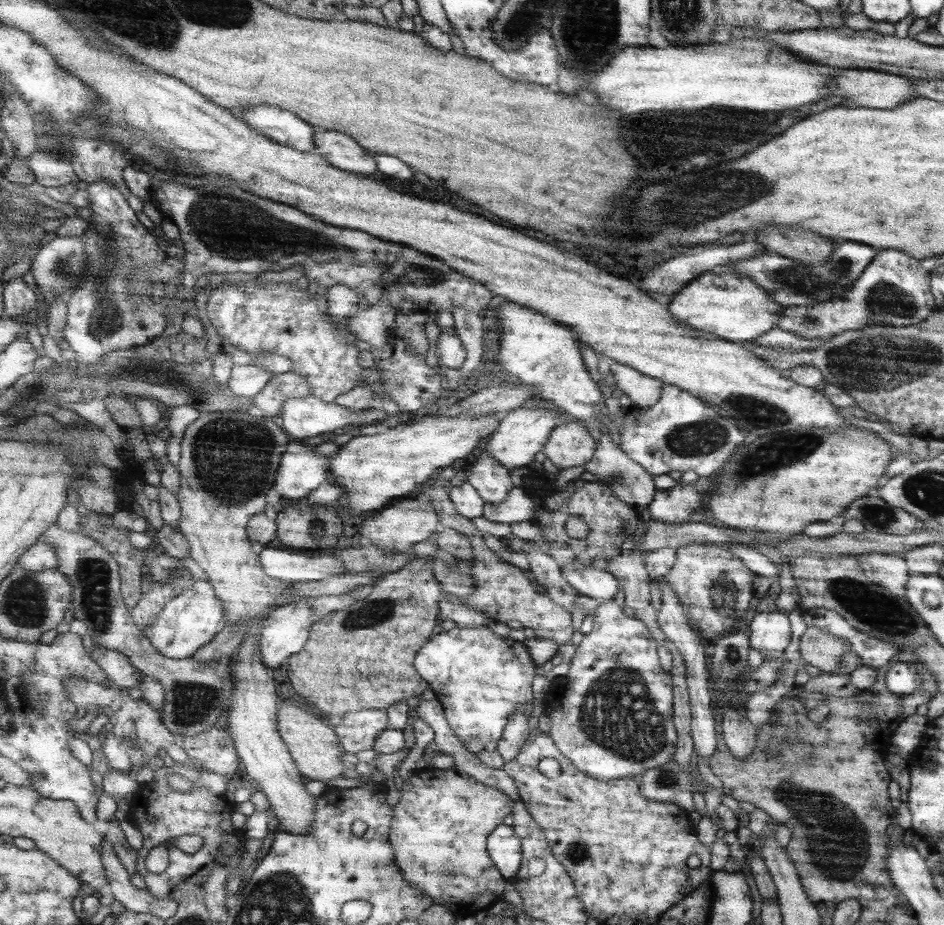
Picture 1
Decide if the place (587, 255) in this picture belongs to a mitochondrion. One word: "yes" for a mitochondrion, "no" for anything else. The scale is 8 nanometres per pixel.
no

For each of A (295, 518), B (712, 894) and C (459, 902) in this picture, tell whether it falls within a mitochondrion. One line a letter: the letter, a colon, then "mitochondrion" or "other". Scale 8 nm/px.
A: other
B: other
C: mitochondrion

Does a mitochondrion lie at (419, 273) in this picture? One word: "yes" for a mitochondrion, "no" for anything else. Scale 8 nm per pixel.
yes

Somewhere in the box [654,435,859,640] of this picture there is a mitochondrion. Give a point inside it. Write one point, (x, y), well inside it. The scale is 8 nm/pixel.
(722, 593)

